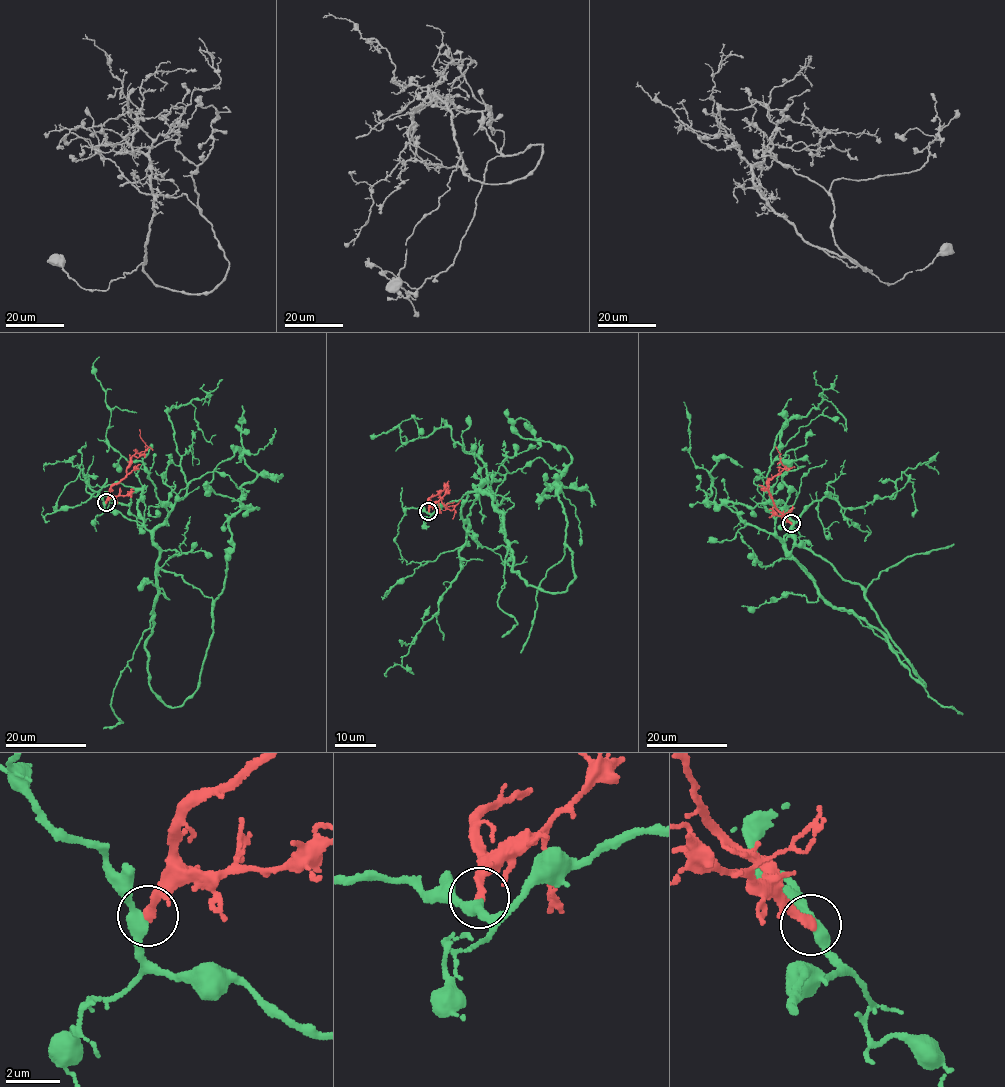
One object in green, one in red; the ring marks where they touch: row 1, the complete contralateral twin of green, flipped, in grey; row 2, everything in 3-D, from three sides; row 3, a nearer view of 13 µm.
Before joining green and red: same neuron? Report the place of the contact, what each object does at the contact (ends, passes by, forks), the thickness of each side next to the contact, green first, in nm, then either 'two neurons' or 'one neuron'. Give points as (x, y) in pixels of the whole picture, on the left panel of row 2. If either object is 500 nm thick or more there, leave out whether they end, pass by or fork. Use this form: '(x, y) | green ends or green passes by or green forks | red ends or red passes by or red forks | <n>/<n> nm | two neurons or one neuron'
(106, 502) | green passes by | red ends | 380/320 nm | two neurons

